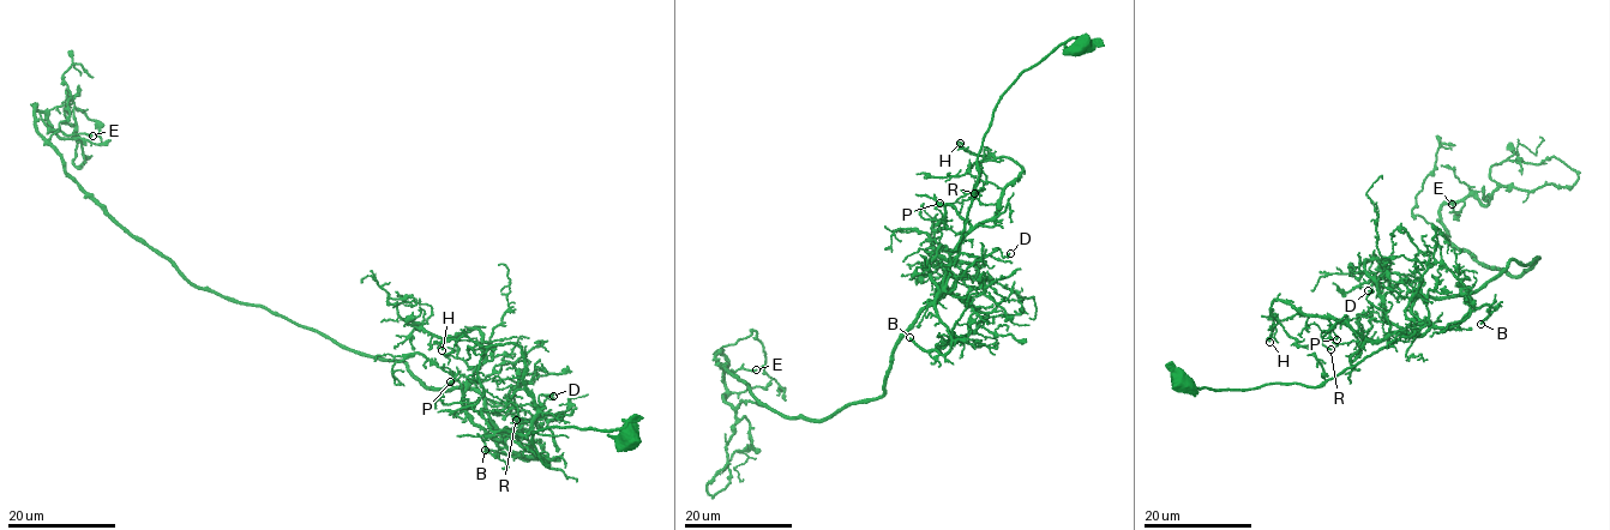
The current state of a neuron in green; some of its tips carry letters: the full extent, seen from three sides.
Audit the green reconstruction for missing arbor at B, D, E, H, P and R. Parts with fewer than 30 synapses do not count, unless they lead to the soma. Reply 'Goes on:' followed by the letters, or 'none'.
Goes on: B

